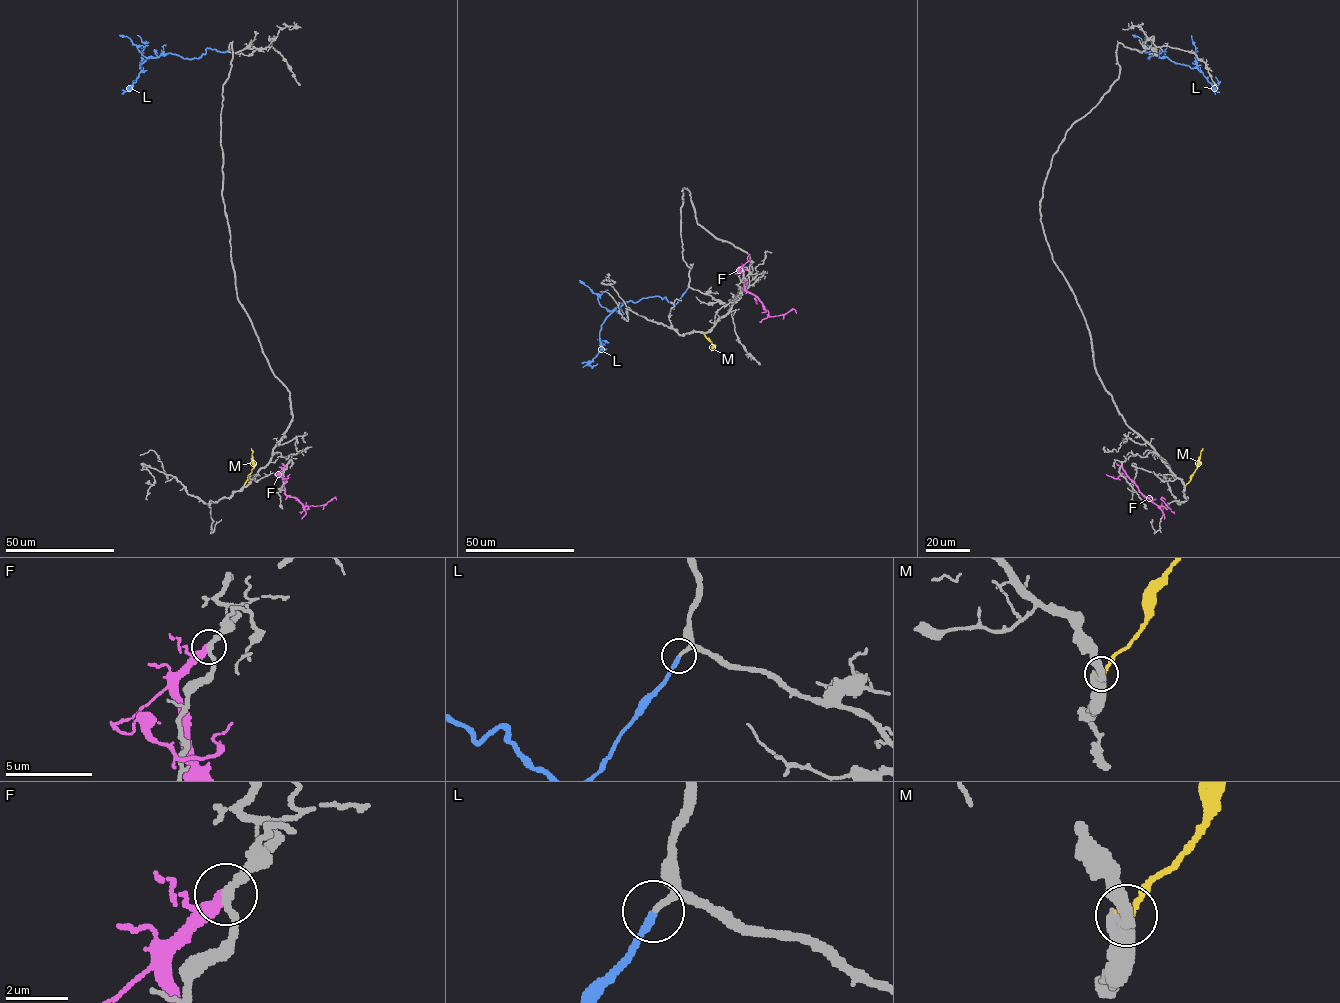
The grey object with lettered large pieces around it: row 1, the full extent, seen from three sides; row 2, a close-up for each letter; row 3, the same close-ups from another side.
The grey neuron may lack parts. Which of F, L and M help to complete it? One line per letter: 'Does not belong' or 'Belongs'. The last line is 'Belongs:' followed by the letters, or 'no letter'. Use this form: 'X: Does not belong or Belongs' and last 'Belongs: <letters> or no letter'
F: Does not belong
L: Belongs
M: Does not belong
Belongs: L

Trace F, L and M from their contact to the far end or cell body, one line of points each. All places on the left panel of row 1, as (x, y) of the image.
F: (286, 464), (282, 469), (287, 495), (295, 497), (308, 509), (336, 499)
L: (227, 51), (207, 48), (191, 59), (171, 53), (149, 57), (137, 76)
M: (243, 486), (253, 467), (251, 448)

